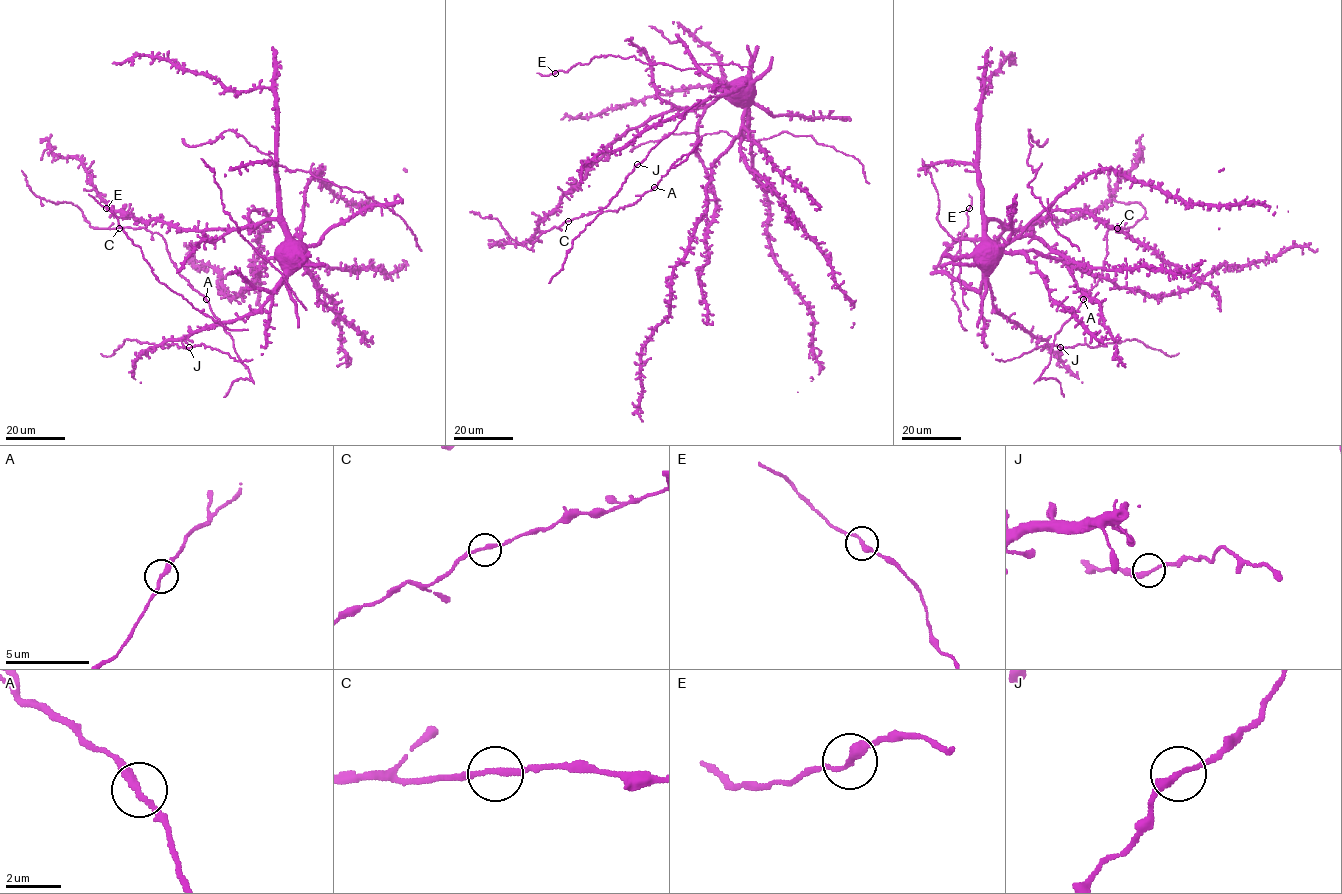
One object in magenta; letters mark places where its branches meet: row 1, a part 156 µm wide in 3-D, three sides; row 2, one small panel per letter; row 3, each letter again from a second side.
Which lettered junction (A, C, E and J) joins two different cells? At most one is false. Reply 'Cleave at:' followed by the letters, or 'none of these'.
Cleave at: none of these

